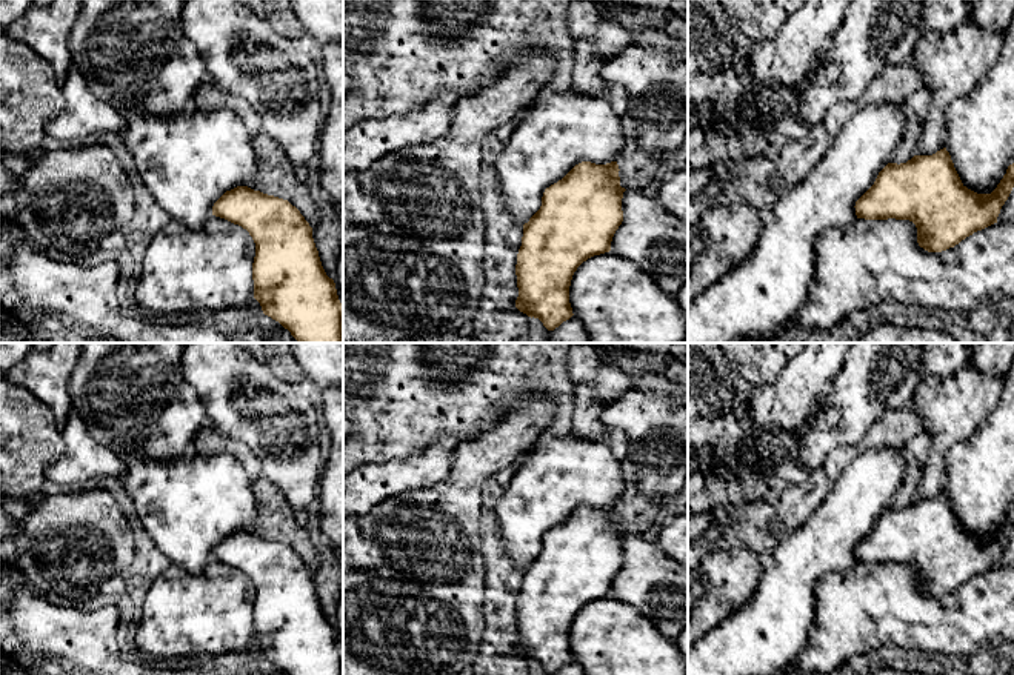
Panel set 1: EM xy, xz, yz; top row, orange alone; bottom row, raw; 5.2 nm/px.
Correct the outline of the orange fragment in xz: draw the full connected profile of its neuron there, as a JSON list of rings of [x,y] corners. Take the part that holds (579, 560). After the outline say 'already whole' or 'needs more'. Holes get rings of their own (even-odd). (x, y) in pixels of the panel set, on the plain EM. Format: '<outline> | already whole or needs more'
[[[582,506],[562,524],[545,534],[540,554],[523,569],[522,590],[517,598],[515,620],[519,641],[515,652],[539,663],[548,675],[569,664],[569,630],[577,612],[594,600],[611,595],[611,586],[623,566],[617,506],[595,509]]] | already whole

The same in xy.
[[[237,530],[212,550],[212,560],[242,570],[255,587],[252,607],[254,643],[265,660],[288,675],[342,675],[343,650],[335,627],[322,610],[312,572],[288,544]]] | already whole

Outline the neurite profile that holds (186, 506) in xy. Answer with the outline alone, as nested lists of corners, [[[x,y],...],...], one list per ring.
[[[192,452],[169,461],[157,461],[134,454],[122,455],[126,471],[118,483],[131,495],[135,514],[158,547],[172,563],[192,575],[202,575],[212,561],[214,547],[237,530],[246,530],[255,520],[257,503],[252,480],[229,454],[200,455]]]

